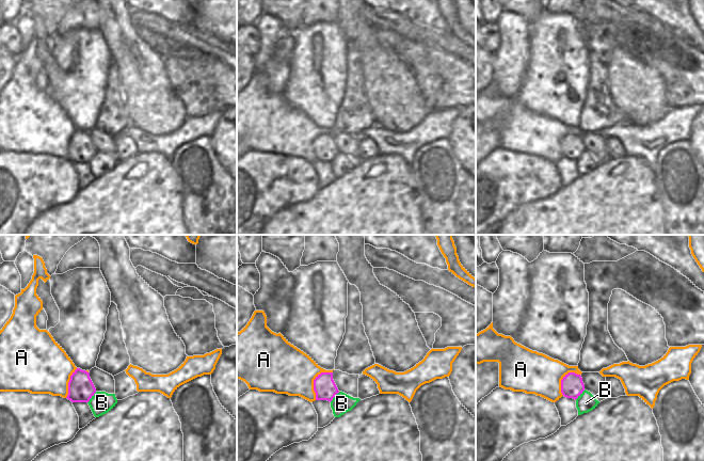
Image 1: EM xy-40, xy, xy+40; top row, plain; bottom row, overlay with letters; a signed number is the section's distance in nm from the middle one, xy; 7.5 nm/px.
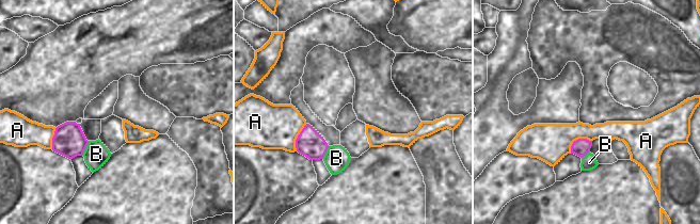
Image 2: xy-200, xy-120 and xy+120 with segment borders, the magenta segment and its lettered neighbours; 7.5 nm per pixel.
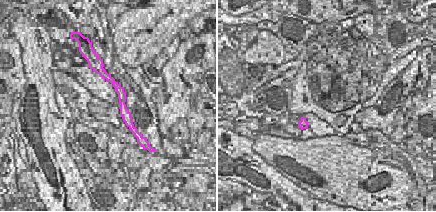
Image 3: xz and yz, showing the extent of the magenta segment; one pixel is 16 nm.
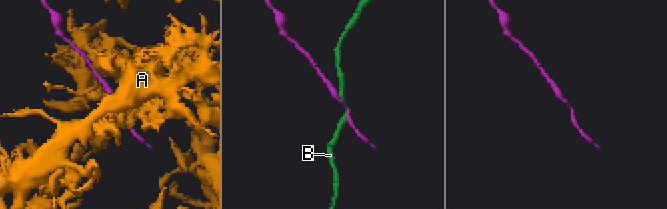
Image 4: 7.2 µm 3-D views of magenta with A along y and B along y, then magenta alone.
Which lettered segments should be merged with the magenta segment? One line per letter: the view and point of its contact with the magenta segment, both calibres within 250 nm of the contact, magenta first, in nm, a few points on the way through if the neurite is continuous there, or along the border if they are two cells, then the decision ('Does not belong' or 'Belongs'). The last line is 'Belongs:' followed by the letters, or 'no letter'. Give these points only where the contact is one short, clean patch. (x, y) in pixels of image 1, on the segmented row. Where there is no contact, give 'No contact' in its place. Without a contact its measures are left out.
A: Touches magenta at xy (314, 381). Thickness 160 nm (magenta) against 360 nm. Does not belong
B: Touches magenta at xy+40 (579, 395). Thickness 170 nm (magenta) against 140 nm. Does not belong
Belongs: no letter

